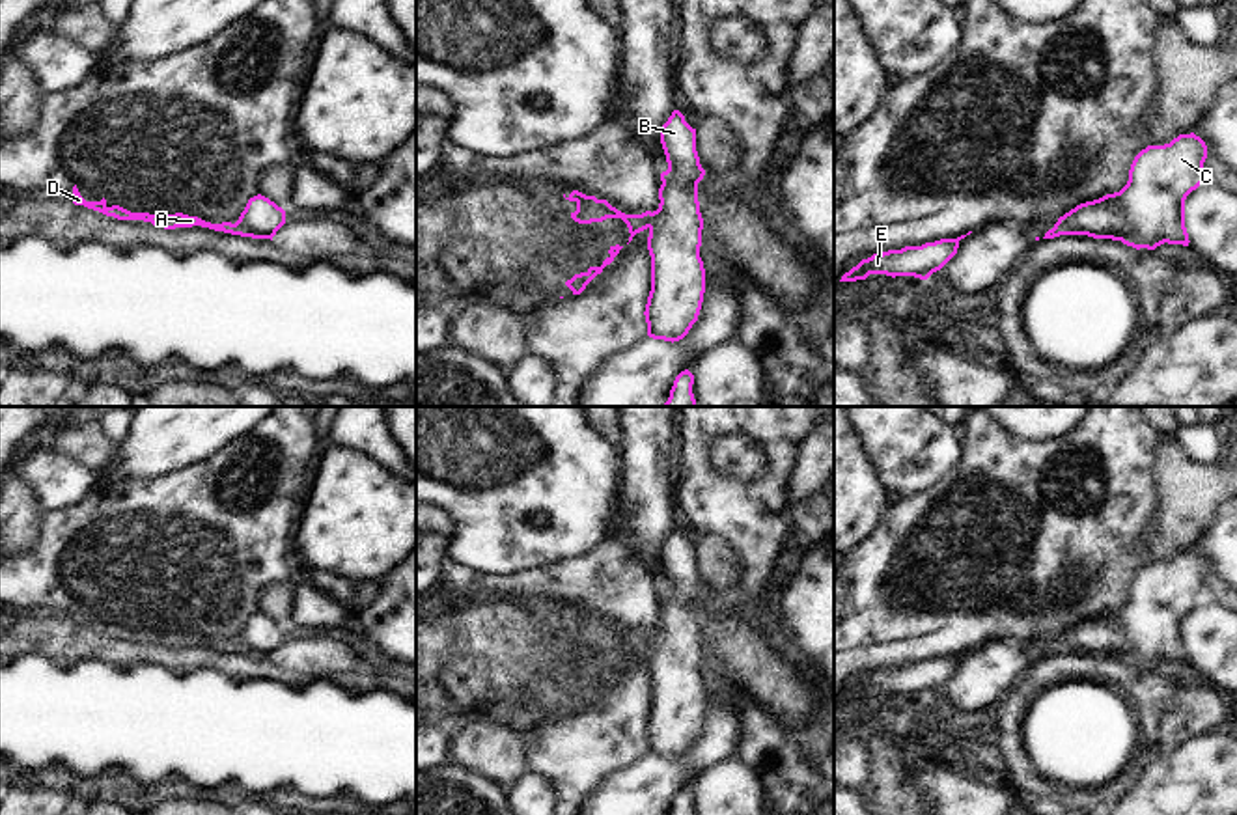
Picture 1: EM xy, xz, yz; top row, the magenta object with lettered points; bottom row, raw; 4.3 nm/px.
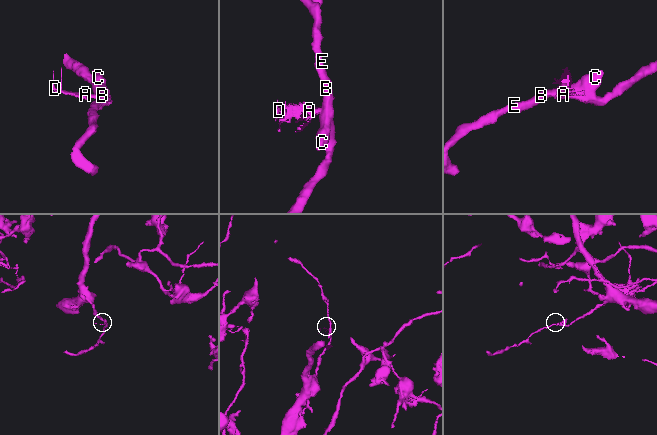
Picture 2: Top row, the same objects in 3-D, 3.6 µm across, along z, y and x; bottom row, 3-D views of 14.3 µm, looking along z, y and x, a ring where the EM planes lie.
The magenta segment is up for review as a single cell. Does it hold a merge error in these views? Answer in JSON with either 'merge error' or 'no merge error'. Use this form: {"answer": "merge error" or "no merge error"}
{"answer": "merge error"}

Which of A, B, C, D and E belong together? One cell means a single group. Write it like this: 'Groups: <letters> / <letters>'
Groups: A D / B C E

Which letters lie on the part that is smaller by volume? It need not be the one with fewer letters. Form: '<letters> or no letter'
A, D

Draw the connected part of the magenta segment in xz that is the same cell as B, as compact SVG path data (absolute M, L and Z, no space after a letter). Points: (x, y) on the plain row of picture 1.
M679 528L662 543L660 561L668 587L660 591L660 621L649 643L651 709L644 733L649 755L674 761L698 739L705 711L698 619L705 587L696 569L696 546Z

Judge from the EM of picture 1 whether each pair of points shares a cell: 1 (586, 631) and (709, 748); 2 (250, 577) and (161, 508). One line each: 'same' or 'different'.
1: different
2: same

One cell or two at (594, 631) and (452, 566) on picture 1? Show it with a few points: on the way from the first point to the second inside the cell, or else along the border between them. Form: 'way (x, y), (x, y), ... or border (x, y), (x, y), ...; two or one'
way (564, 593), (558, 588), (489, 586); one

